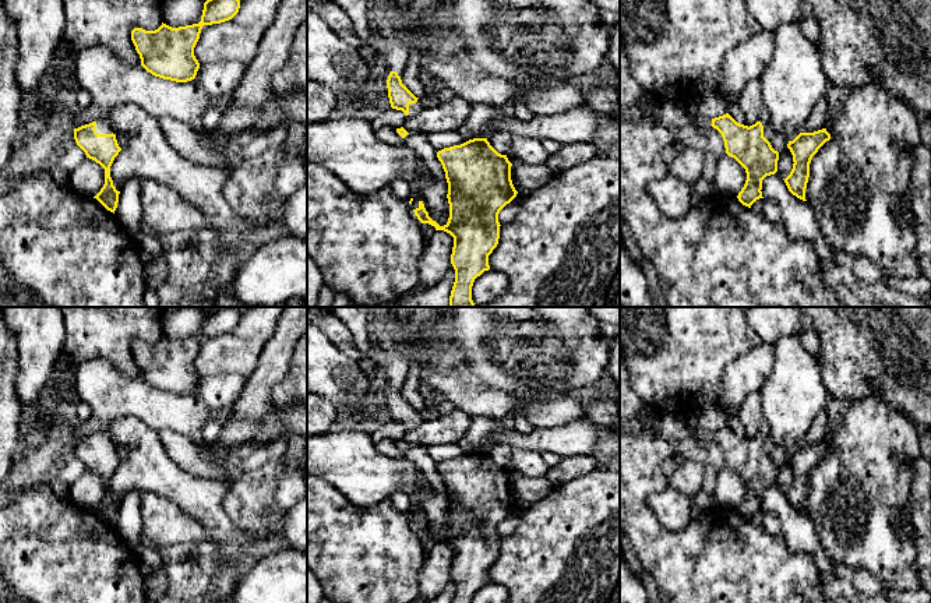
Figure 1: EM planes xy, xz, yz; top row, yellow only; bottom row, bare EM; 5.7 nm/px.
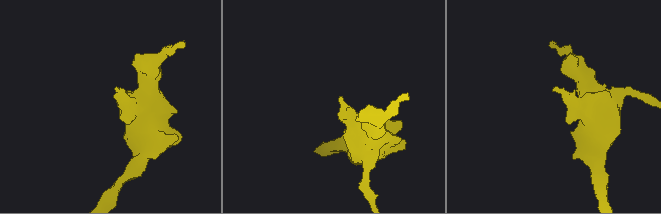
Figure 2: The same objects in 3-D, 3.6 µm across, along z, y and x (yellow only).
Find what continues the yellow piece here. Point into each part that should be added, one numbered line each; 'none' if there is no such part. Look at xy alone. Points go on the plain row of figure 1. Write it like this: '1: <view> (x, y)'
1: xy (102, 440)

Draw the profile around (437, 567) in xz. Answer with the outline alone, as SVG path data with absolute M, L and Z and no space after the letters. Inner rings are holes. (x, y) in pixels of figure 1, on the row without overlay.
M435 543L429 551L426 563L419 572L419 596L424 600L437 597L451 581L454 550Z

